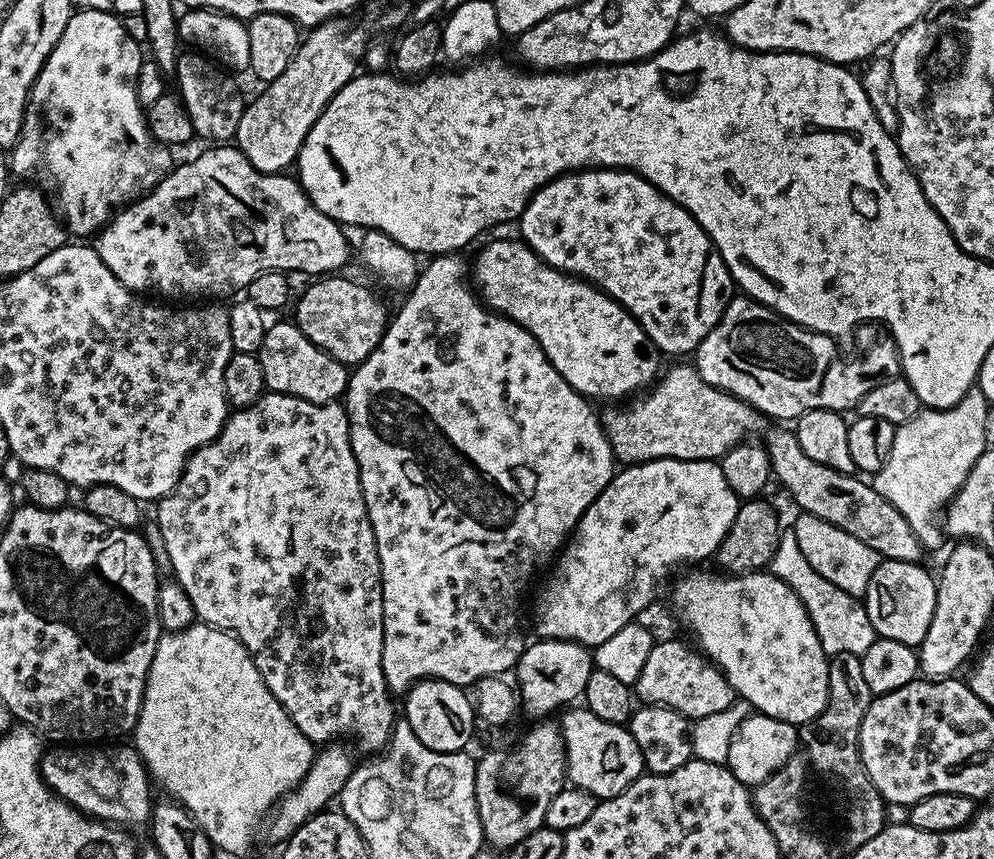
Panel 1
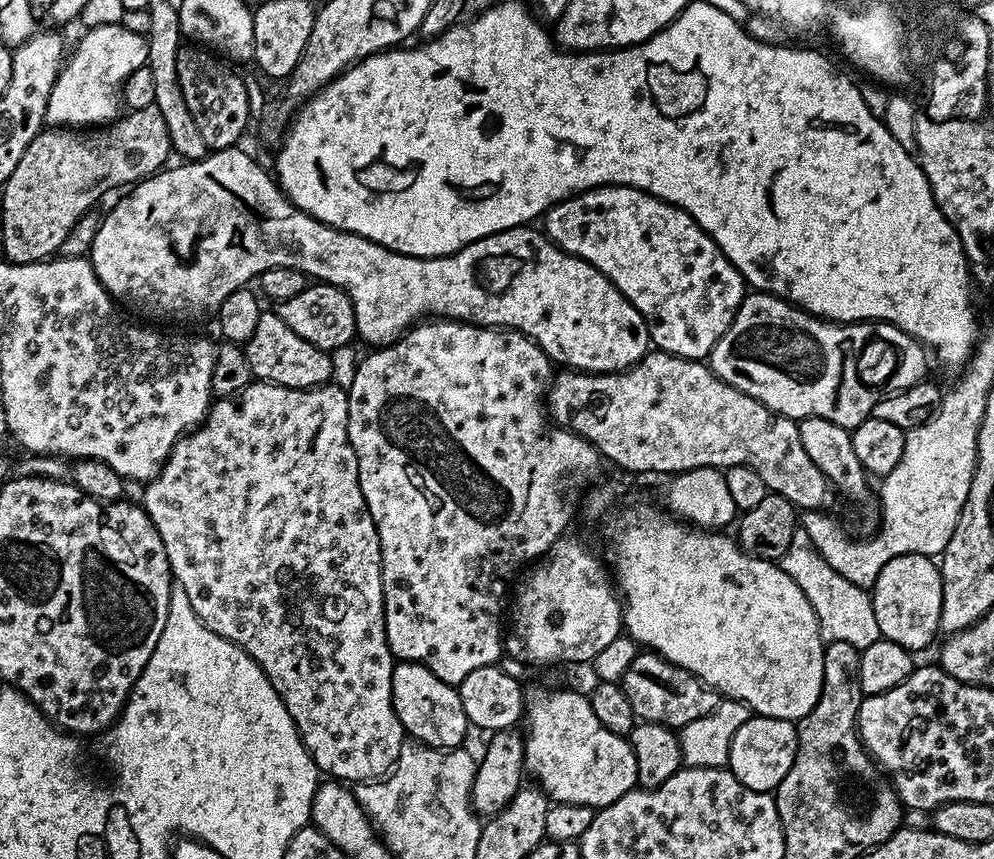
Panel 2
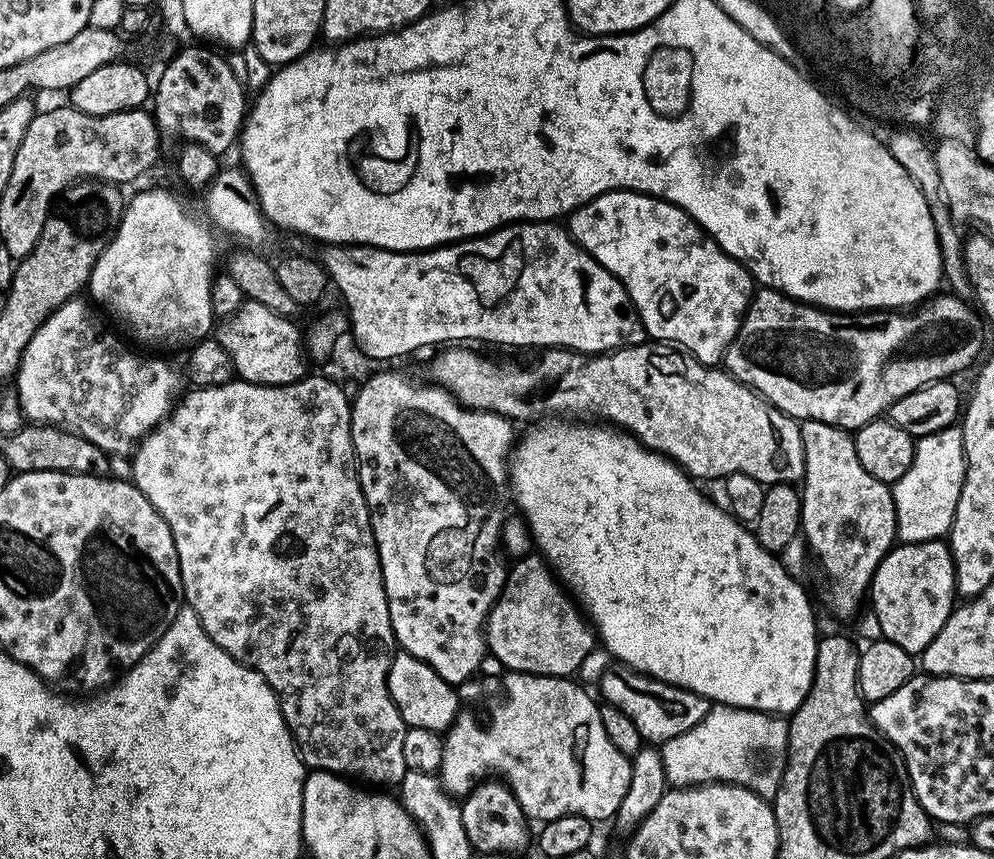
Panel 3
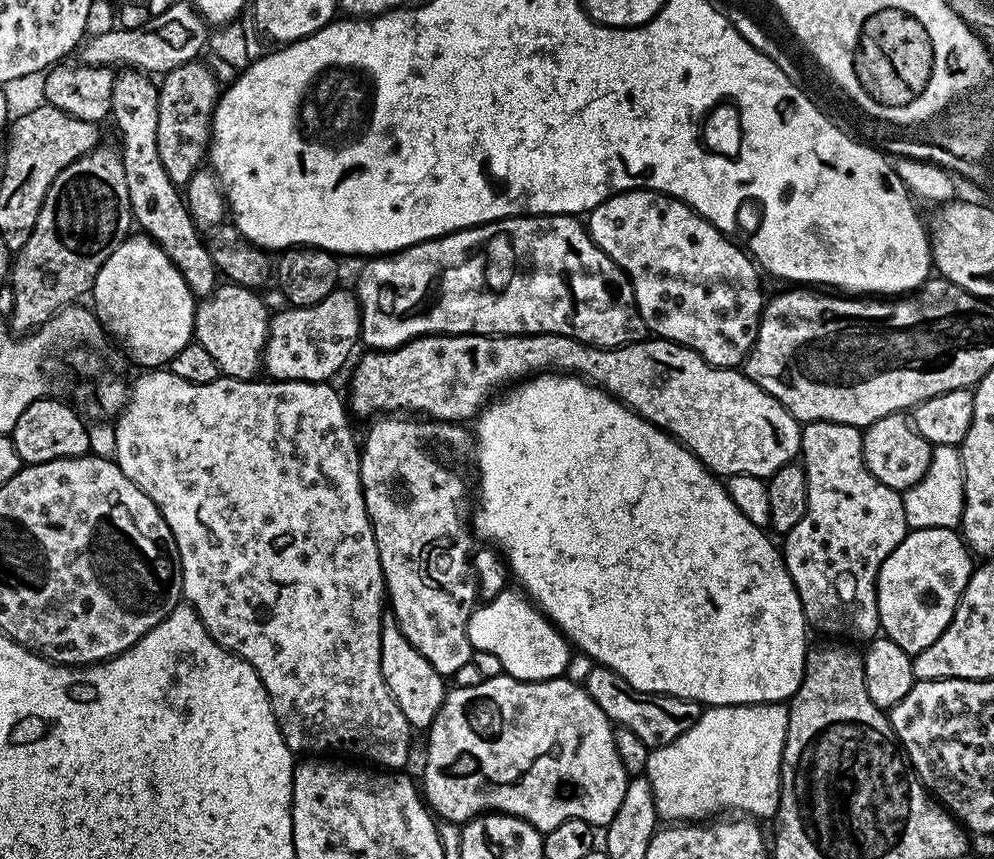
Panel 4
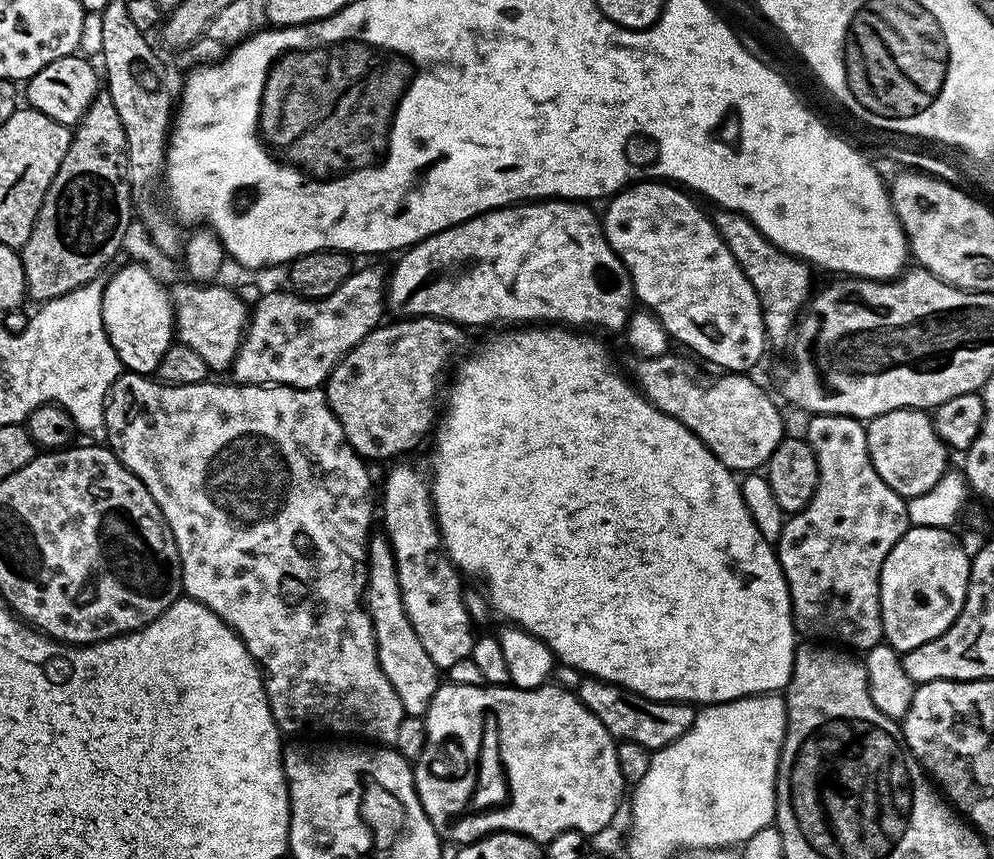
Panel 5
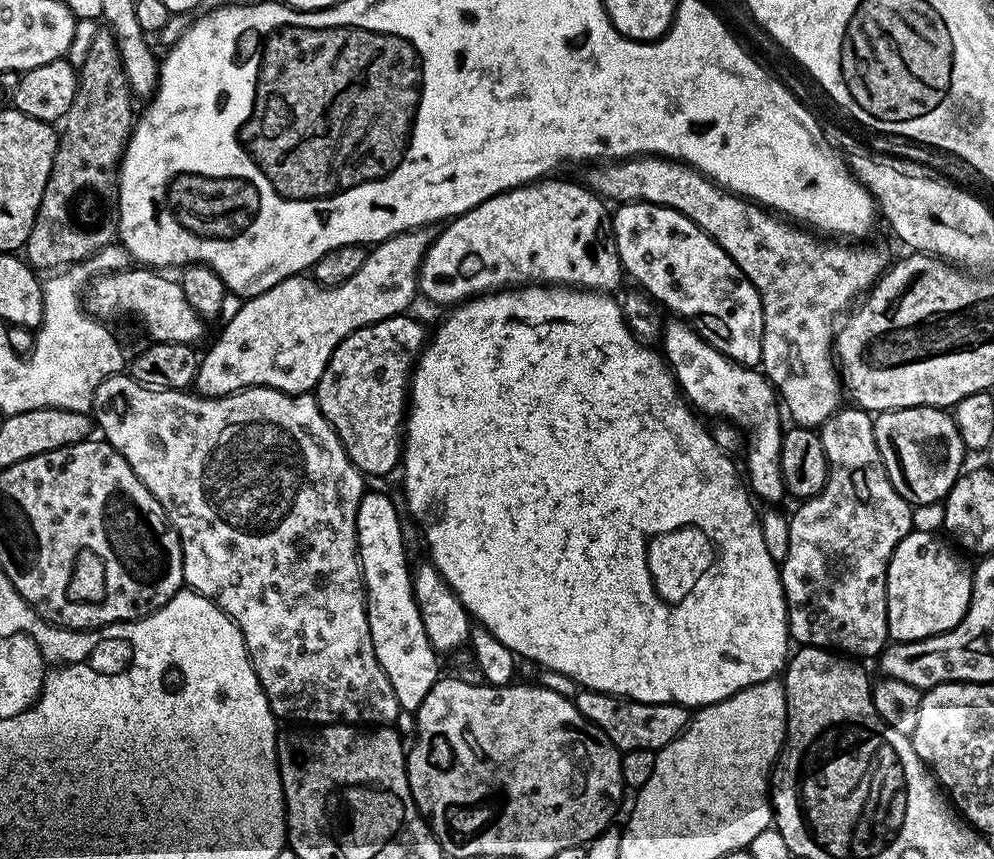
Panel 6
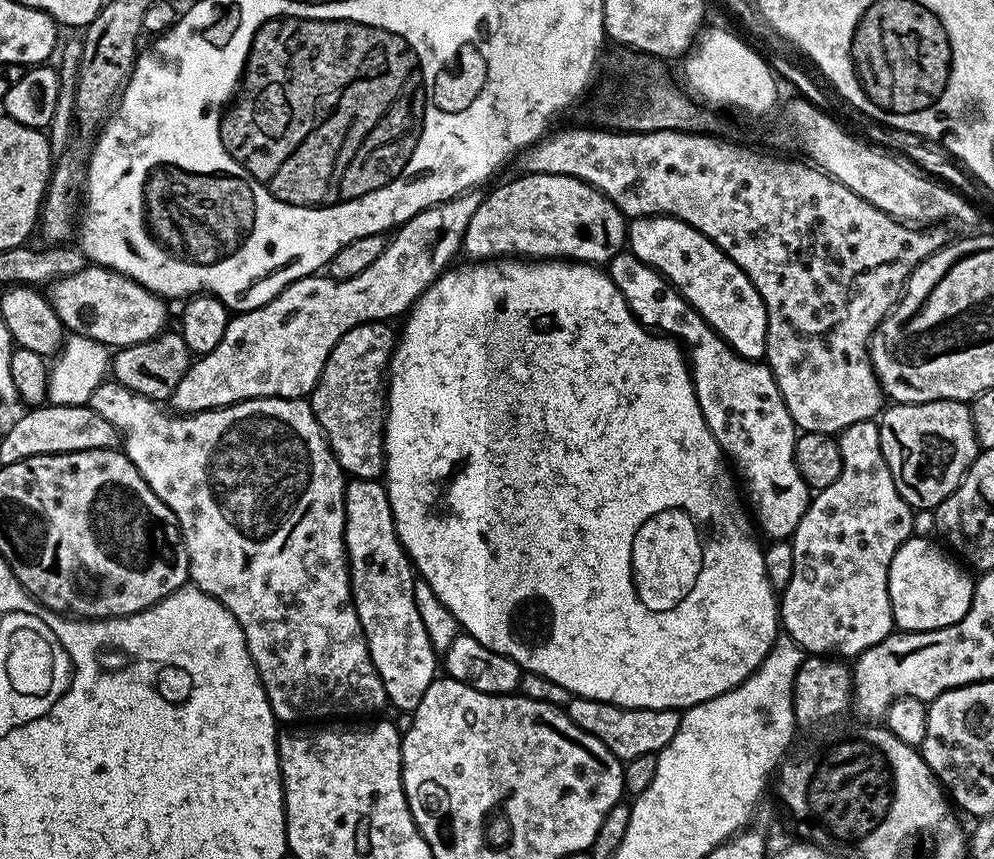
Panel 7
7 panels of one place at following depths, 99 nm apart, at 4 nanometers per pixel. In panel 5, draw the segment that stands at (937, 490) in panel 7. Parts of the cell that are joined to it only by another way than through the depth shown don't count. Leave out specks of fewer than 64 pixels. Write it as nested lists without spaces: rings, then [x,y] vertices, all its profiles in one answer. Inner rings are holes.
[[[919,408],[890,410],[886,414],[878,414],[872,420],[867,421],[866,442],[870,450],[870,458],[874,462],[874,470],[878,470],[882,482],[886,482],[890,490],[894,490],[905,498],[926,494],[926,490],[930,490],[930,486],[934,486],[934,482],[938,482],[938,478],[942,478],[950,468],[948,464],[950,449],[944,445],[942,438],[938,438],[932,425],[931,415]]]

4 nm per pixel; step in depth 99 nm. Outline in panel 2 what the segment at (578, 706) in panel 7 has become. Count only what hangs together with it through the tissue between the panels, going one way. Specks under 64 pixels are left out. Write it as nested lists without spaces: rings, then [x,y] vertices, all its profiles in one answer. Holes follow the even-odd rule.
[[[647,650],[637,651],[622,683],[626,698],[630,698],[630,706],[634,706],[637,721],[664,724],[673,730],[685,728],[690,722],[698,722],[698,718],[710,714],[721,701],[717,692],[694,674],[662,659],[657,652]]]

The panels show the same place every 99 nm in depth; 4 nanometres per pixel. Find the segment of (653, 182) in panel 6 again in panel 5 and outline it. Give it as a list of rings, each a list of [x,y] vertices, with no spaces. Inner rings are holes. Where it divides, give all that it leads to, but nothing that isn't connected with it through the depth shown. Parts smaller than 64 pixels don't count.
[[[720,210],[717,213],[717,216],[714,216],[714,223],[718,234],[726,242],[730,254],[734,254],[738,266],[758,294],[758,302],[764,315],[765,337],[771,343],[773,340],[776,344],[787,345],[793,335],[794,325],[801,315],[800,307],[803,304],[805,307],[813,295],[813,269],[797,256],[791,256],[775,248],[741,212]]]

